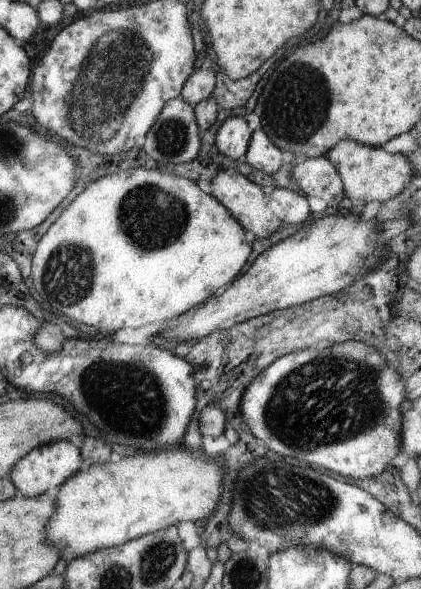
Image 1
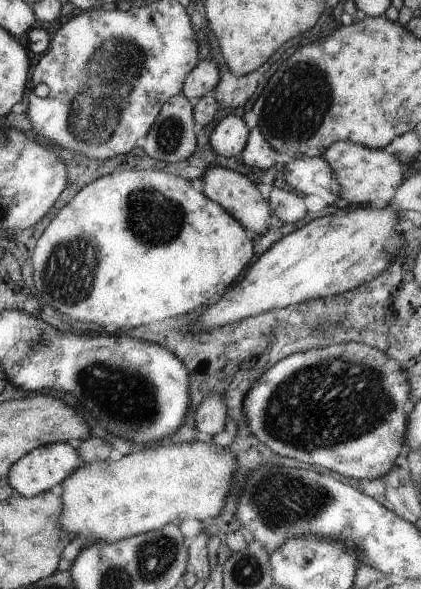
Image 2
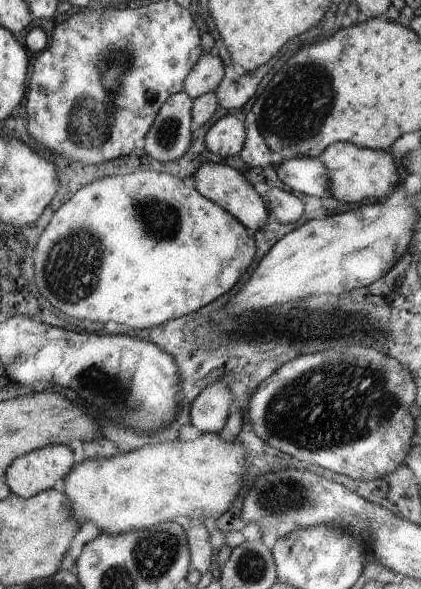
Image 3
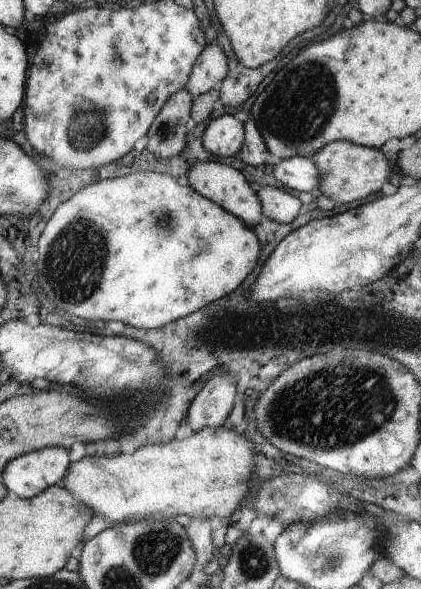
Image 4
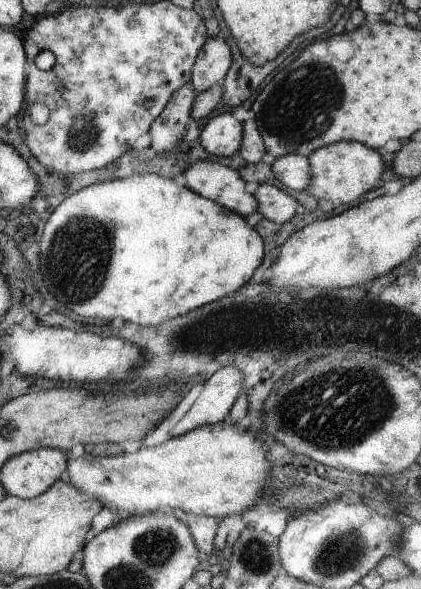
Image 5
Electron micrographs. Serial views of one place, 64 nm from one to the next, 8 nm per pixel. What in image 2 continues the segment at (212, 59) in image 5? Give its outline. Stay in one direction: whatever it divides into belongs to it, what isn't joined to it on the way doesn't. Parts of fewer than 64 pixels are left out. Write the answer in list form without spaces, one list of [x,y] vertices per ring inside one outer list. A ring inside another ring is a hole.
[[[200,60],[194,70],[188,72],[184,79],[181,94],[184,94],[192,104],[196,104],[203,96],[212,94],[220,82],[220,68],[214,60]]]

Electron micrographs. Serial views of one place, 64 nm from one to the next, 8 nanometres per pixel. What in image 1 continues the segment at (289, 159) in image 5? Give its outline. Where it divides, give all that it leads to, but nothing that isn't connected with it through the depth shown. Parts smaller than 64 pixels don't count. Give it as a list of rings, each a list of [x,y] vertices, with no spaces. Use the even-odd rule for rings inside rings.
[[[325,156],[297,159],[290,177],[306,197],[319,196],[330,208],[336,208],[345,197],[342,179]]]

